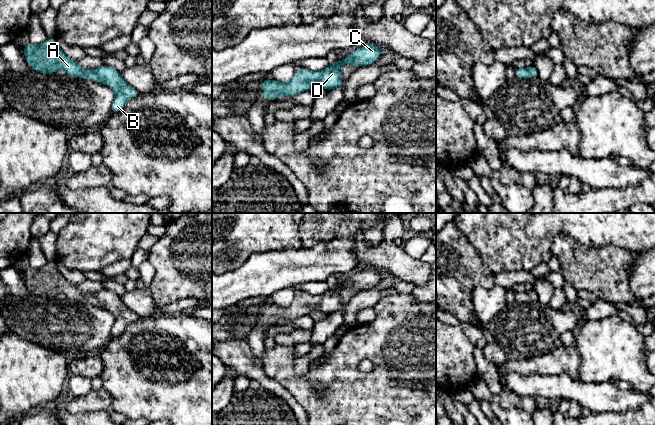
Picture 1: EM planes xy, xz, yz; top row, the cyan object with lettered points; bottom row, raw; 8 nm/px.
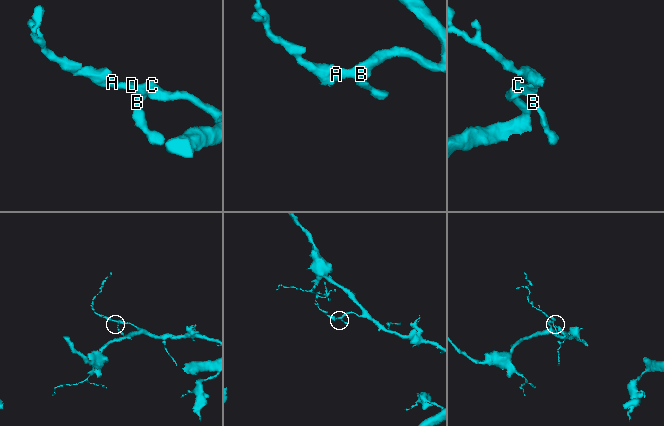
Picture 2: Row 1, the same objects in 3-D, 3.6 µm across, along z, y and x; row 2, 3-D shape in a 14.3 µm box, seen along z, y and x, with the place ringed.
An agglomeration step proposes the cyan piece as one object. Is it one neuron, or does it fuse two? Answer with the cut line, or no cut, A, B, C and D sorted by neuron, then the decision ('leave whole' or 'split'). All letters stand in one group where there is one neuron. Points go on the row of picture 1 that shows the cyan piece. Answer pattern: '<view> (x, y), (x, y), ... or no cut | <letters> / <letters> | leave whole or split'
no cut | A B C D | leave whole

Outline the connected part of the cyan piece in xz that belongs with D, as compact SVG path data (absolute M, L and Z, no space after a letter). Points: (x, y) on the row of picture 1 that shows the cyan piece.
M365 43L345 59L338 60L324 70L300 69L294 73L293 78L288 83L264 79L261 81L262 93L266 95L266 101L271 102L283 95L293 96L303 91L309 91L312 86L319 86L328 91L342 87L341 67L344 64L353 64L357 67L373 64L380 58L383 50L372 43Z

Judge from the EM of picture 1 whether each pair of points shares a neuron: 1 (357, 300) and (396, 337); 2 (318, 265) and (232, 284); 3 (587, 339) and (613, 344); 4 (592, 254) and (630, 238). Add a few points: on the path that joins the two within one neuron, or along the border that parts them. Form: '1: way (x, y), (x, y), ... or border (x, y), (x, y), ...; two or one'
1: border (382, 297), (373, 307); two
2: way (297, 265), (266, 272), (253, 279); one
3: way (593, 339), (602, 344), (607, 344); one
4: border (591, 246), (617, 245), (637, 251); two

